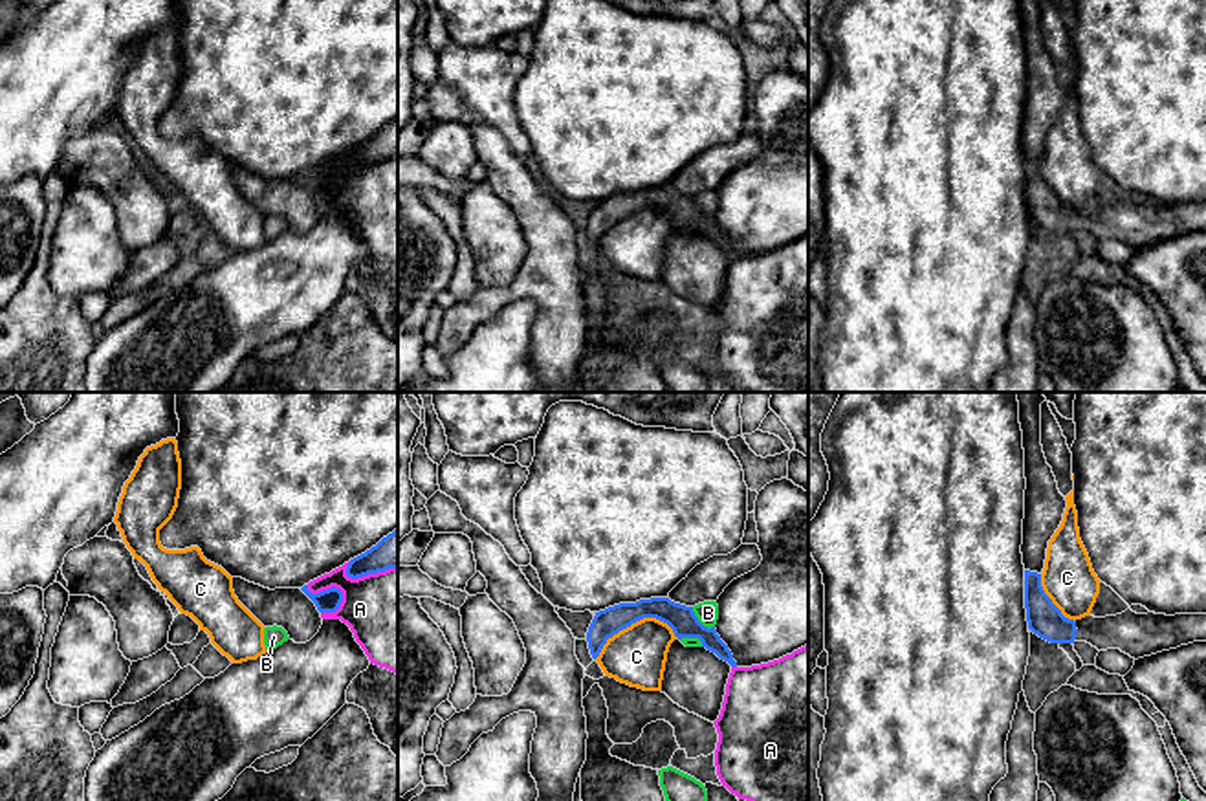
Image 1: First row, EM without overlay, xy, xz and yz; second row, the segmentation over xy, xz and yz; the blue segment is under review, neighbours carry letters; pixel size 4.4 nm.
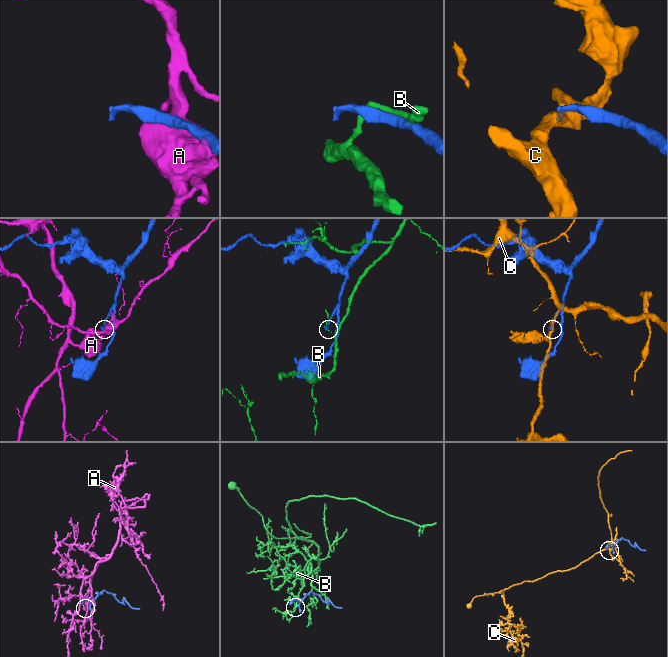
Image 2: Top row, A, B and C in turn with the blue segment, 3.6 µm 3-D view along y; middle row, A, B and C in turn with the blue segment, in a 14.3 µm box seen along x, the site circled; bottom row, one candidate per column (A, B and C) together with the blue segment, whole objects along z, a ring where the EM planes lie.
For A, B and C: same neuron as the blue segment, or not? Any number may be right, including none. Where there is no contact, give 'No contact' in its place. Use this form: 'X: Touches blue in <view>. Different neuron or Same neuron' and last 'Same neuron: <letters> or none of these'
A: Touches blue in xy. Different neuron
B: Touches blue in xz. Different neuron
C: Touches blue in xz. Different neuron
Same neuron: none of these

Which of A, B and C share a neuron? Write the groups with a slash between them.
A / B / C

